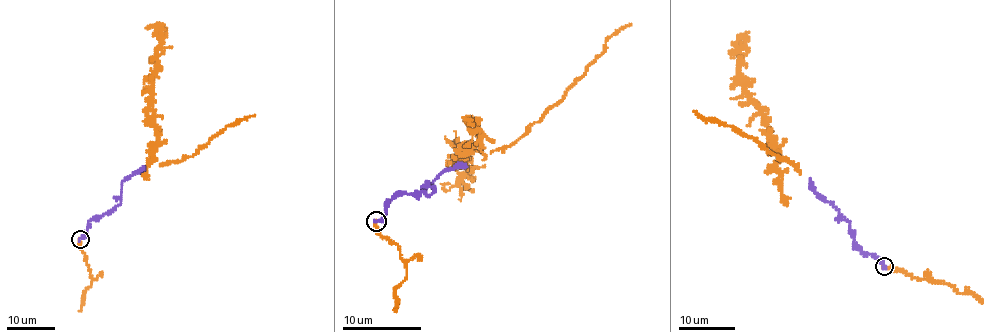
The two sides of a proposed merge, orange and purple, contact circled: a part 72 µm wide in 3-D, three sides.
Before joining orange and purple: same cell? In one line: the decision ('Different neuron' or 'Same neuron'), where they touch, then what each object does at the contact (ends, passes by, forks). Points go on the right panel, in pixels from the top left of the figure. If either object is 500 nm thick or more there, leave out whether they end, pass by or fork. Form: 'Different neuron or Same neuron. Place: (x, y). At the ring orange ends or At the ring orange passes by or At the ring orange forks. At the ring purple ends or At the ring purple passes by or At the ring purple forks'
Same neuron. Place: (884, 266). At the ring orange ends. At the ring purple ends

